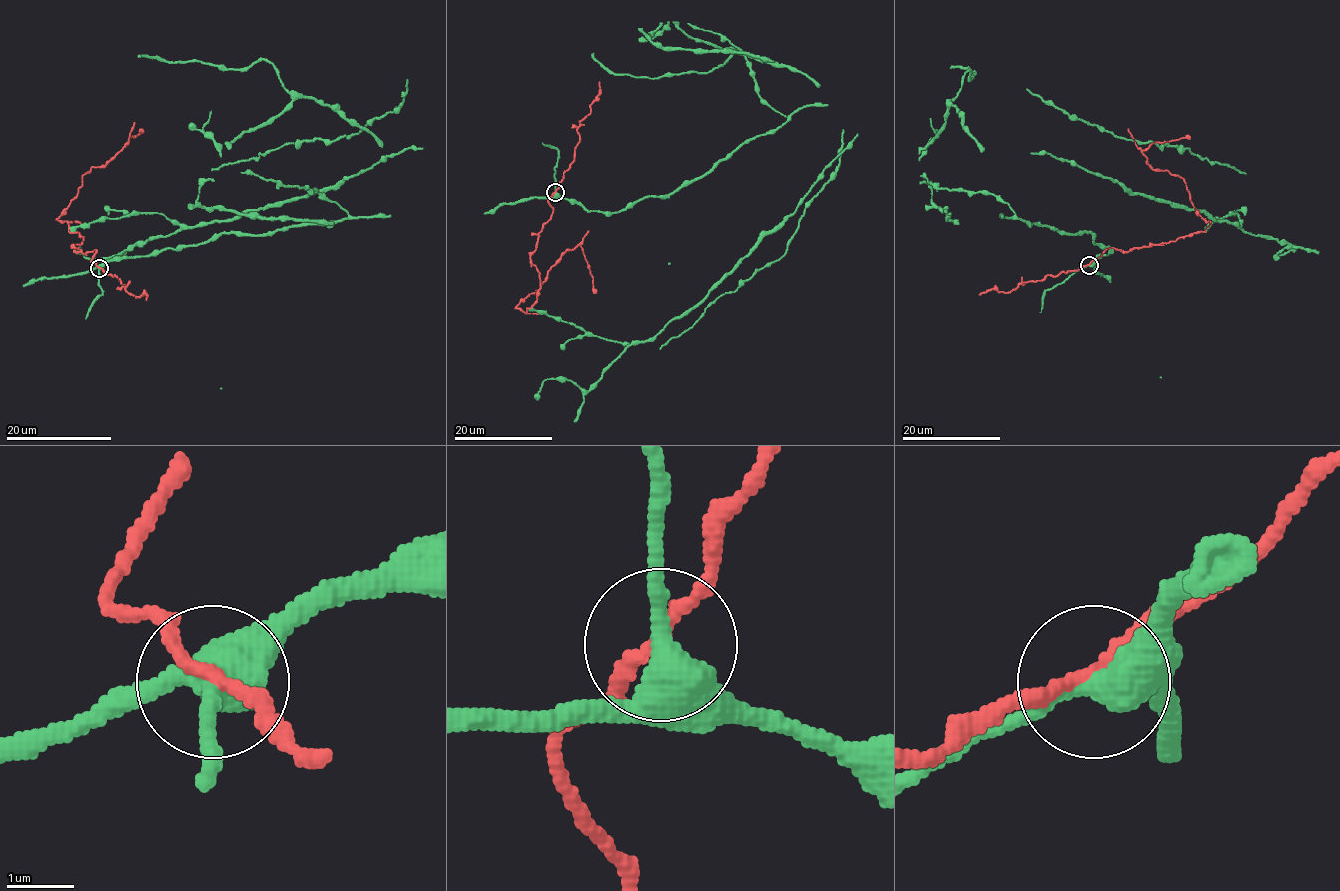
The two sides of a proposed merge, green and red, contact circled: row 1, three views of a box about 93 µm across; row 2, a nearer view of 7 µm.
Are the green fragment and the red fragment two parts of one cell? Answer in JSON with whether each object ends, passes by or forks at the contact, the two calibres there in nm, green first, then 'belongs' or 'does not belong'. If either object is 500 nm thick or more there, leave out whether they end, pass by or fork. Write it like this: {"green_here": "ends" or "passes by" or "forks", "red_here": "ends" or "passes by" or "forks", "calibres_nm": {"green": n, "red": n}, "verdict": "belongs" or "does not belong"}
{"green_here": "forks", "red_here": "passes by", "calibres_nm": {"green": 360, "red": 190}, "verdict": "does not belong"}

